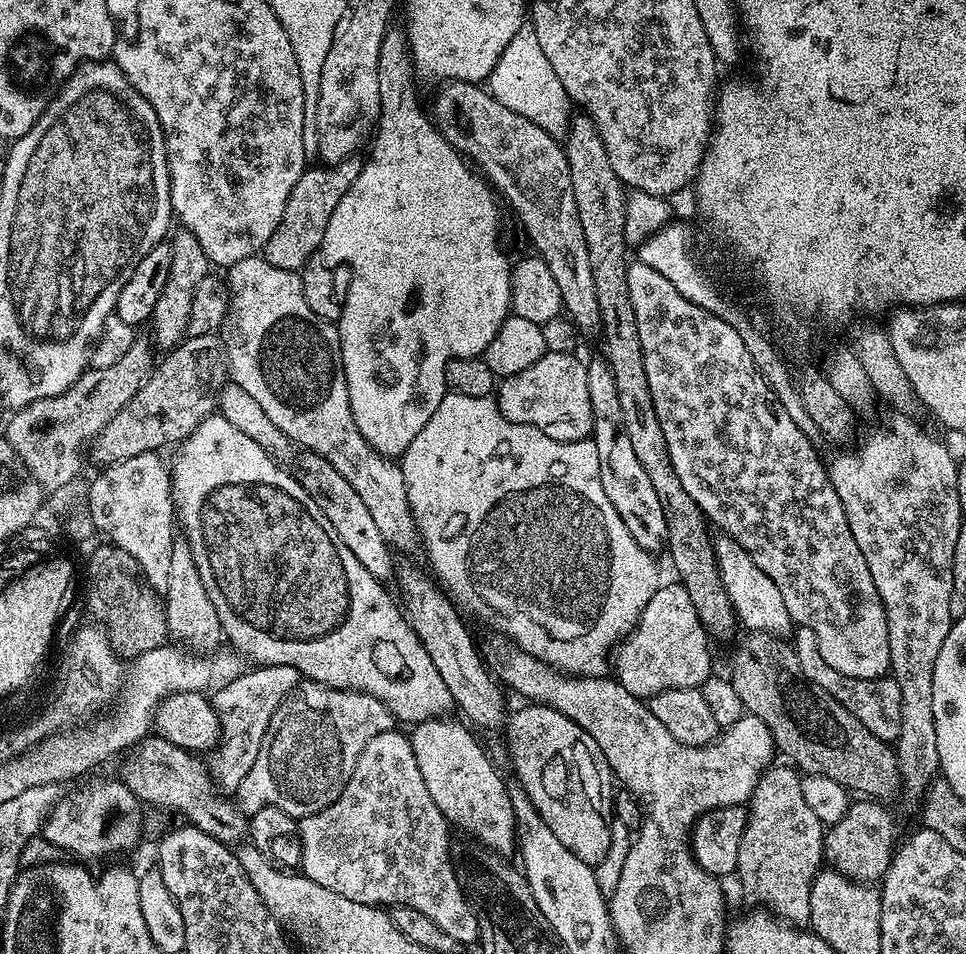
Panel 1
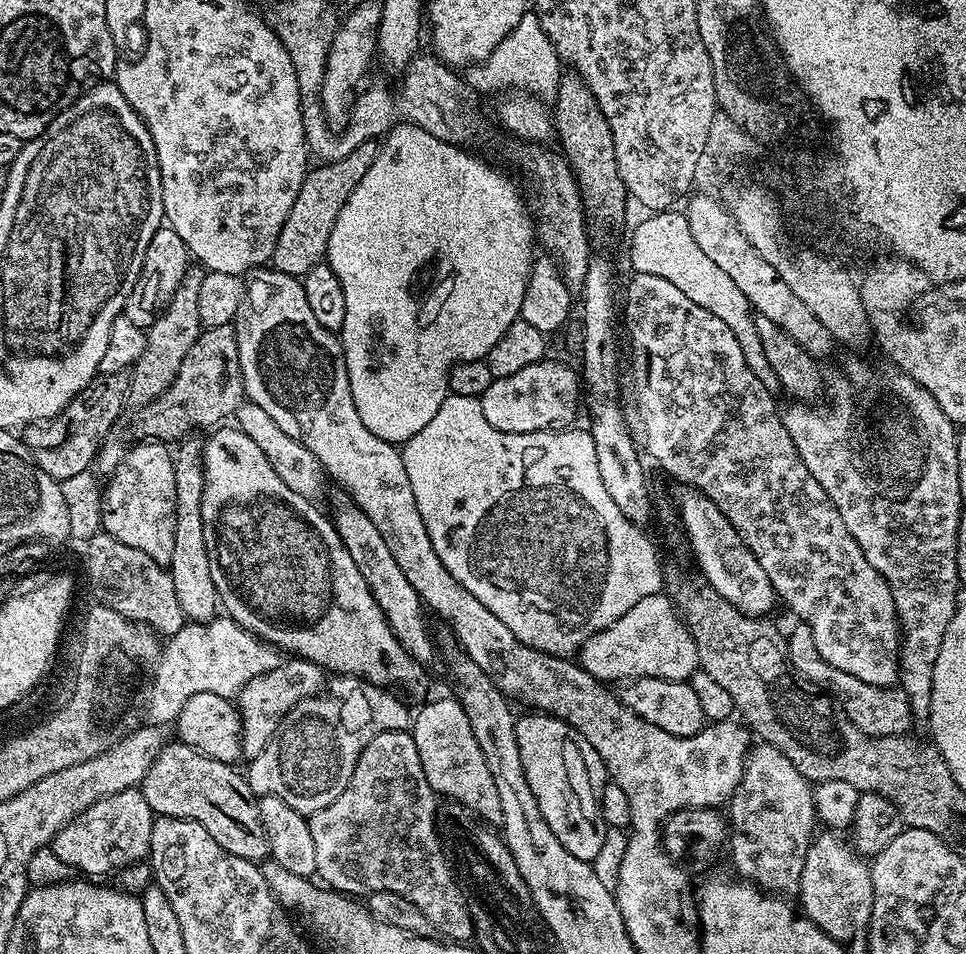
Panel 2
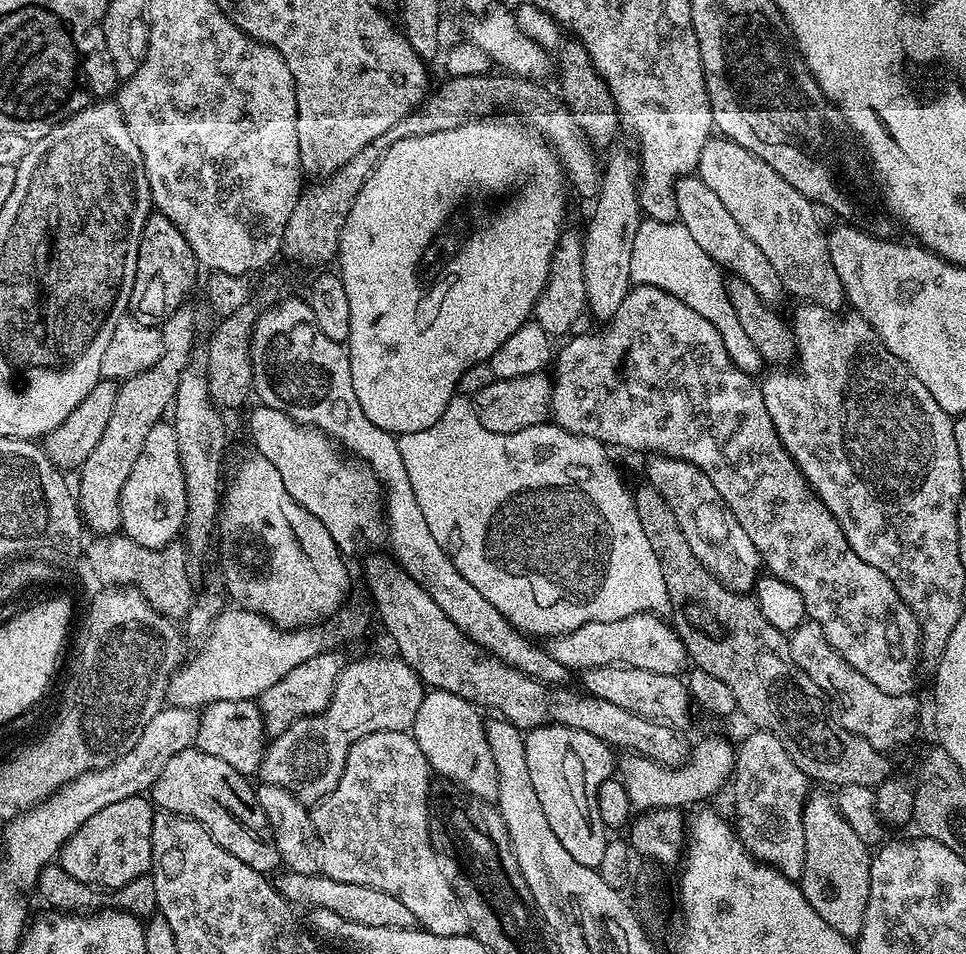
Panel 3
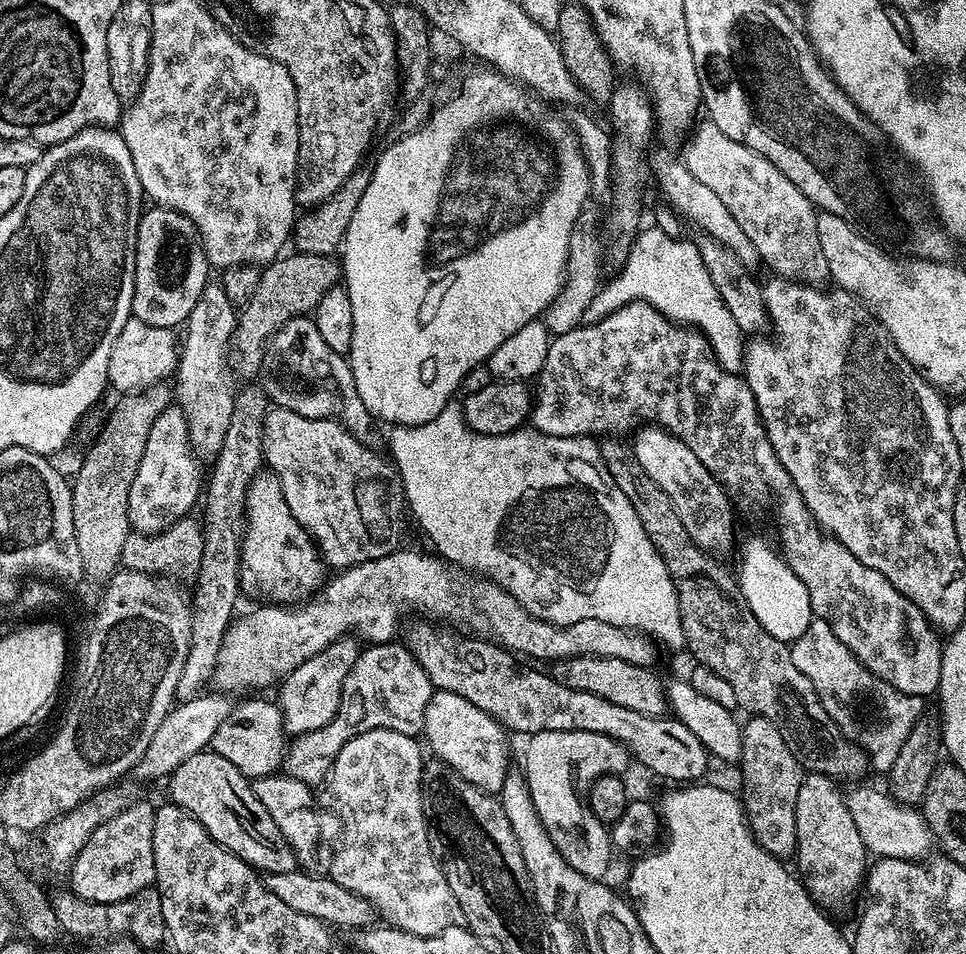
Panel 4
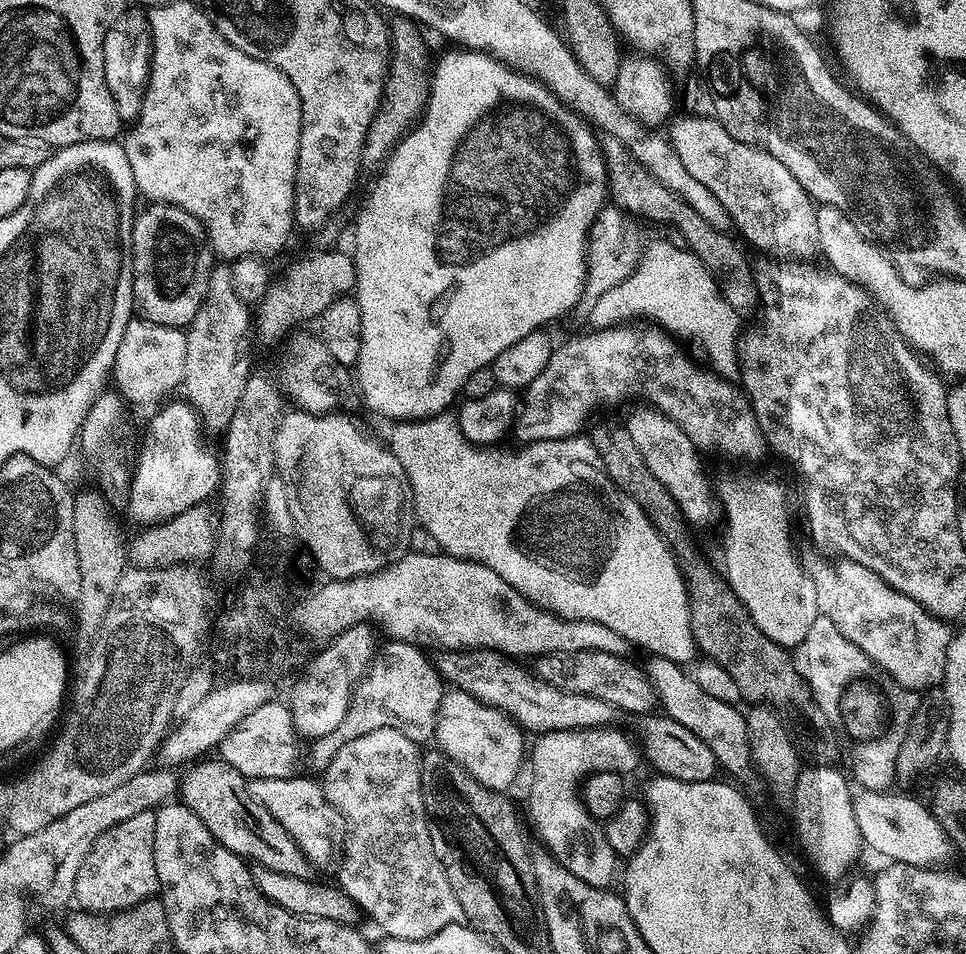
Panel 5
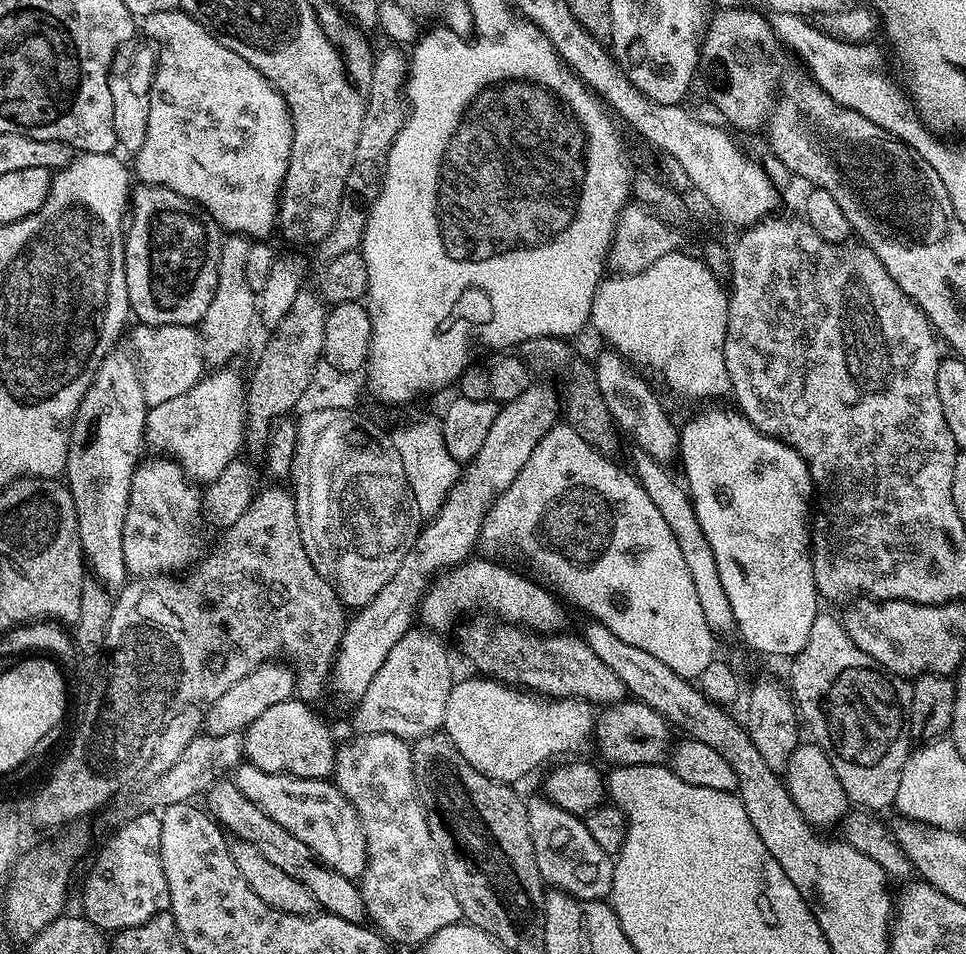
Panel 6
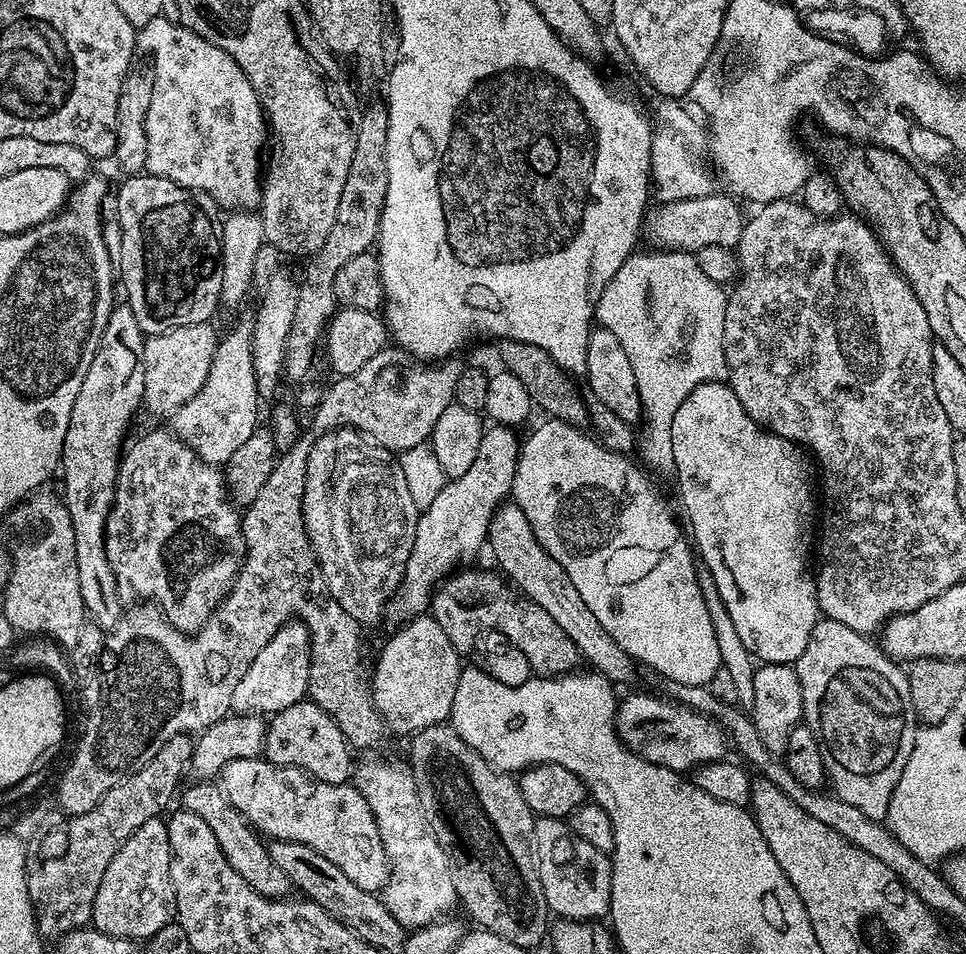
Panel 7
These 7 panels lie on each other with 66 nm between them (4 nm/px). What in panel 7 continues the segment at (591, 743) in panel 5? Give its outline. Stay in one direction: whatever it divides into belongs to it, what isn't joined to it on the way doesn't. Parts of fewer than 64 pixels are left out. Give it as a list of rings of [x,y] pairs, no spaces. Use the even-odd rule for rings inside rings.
[[[636,692],[625,700],[623,697],[616,705],[616,732],[620,741],[646,762],[681,774],[725,759],[724,751],[730,748],[730,740],[725,729],[713,717],[712,720],[684,704],[671,704],[648,692]],[[555,816],[537,819],[532,842],[544,897],[557,917],[596,922],[609,915],[612,907],[612,861],[609,853],[594,850],[590,842],[572,832],[571,823]]]

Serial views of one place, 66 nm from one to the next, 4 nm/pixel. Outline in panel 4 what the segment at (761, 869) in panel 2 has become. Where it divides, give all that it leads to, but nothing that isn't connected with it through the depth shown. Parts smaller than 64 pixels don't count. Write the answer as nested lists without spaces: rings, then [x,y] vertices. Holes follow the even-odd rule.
[[[752,716],[742,724],[742,754],[738,765],[744,771],[742,803],[748,828],[754,838],[772,856],[792,858],[796,854],[796,803],[798,786],[802,786],[806,772],[800,767],[798,758],[786,746],[782,730],[774,726],[765,716]]]

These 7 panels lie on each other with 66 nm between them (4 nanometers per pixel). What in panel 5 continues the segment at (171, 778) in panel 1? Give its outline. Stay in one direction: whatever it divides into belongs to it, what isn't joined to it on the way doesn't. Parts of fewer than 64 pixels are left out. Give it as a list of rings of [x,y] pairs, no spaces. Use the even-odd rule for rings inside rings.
[[[219,758],[207,760],[205,759],[203,761],[205,764],[185,784],[184,781],[182,784],[183,804],[190,810],[194,810],[194,814],[198,814],[198,818],[202,818],[206,830],[210,830],[210,834],[214,834],[214,838],[218,842],[222,842],[222,846],[226,846],[226,850],[230,850],[235,856],[247,858],[252,864],[261,864],[270,870],[278,870],[278,874],[290,874],[290,878],[313,879],[314,869],[306,858],[306,854],[294,842],[294,838],[290,838],[290,834],[286,834],[286,830],[274,819],[270,810],[266,810],[266,806],[262,806],[252,797],[248,789],[248,780],[243,774]]]

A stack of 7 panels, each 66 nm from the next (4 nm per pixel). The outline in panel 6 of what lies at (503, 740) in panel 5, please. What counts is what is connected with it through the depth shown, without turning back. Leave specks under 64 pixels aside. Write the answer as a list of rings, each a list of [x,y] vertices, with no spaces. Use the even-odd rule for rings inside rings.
[[[492,678],[476,679],[480,680],[457,679],[453,683],[450,702],[446,702],[446,718],[442,731],[450,738],[450,742],[454,742],[462,758],[466,758],[466,762],[470,762],[474,770],[486,774],[491,780],[515,785],[516,768],[536,768],[539,764],[546,763],[555,752],[576,752],[579,748],[587,746],[588,739],[593,739],[598,716],[593,705],[587,700],[549,698],[543,694],[533,694],[531,691],[497,682]]]

